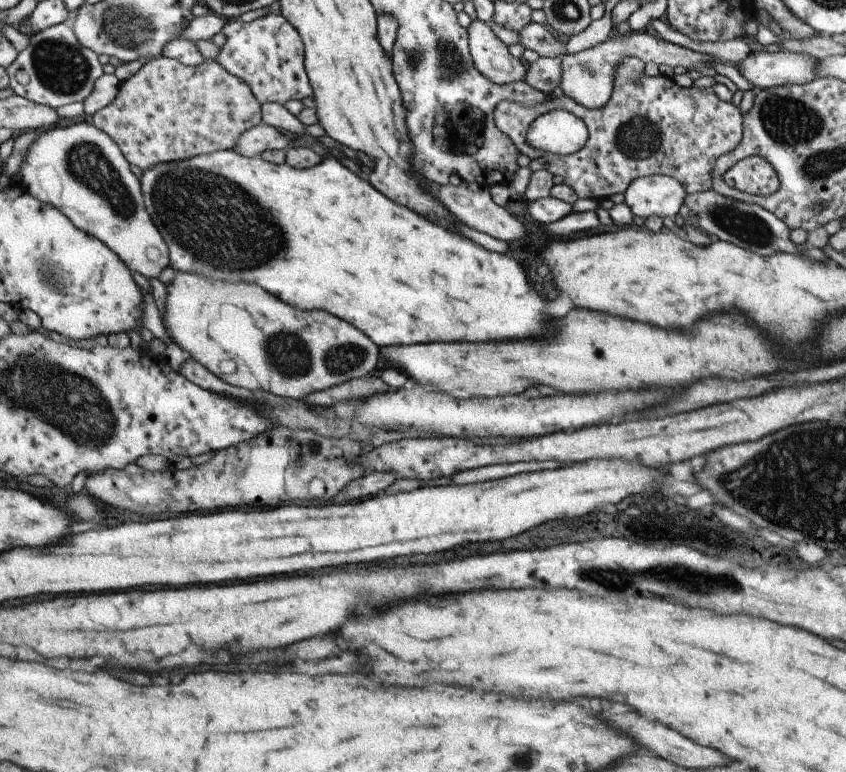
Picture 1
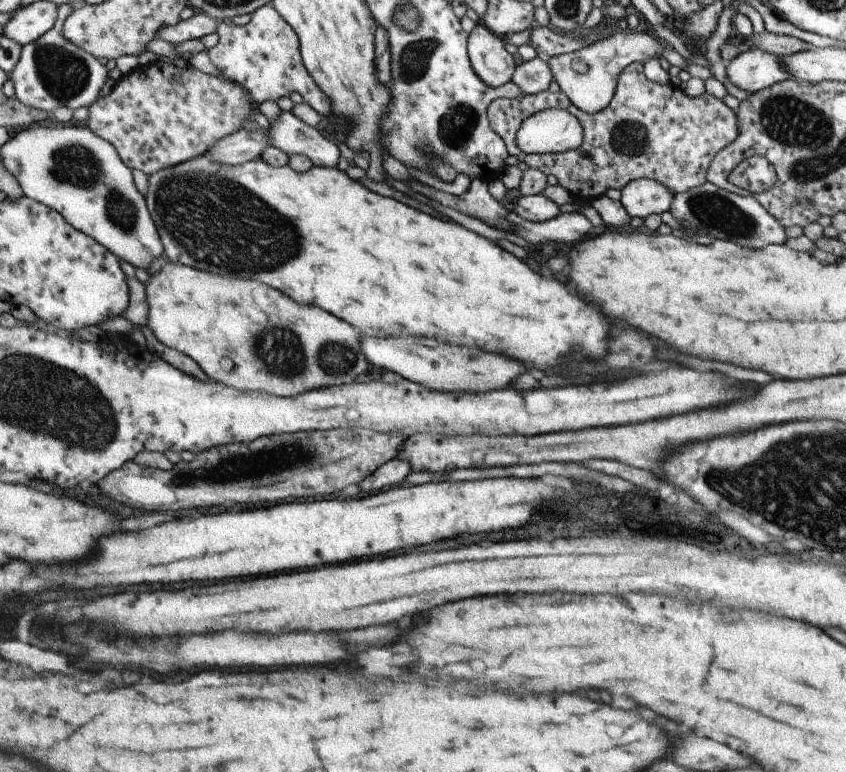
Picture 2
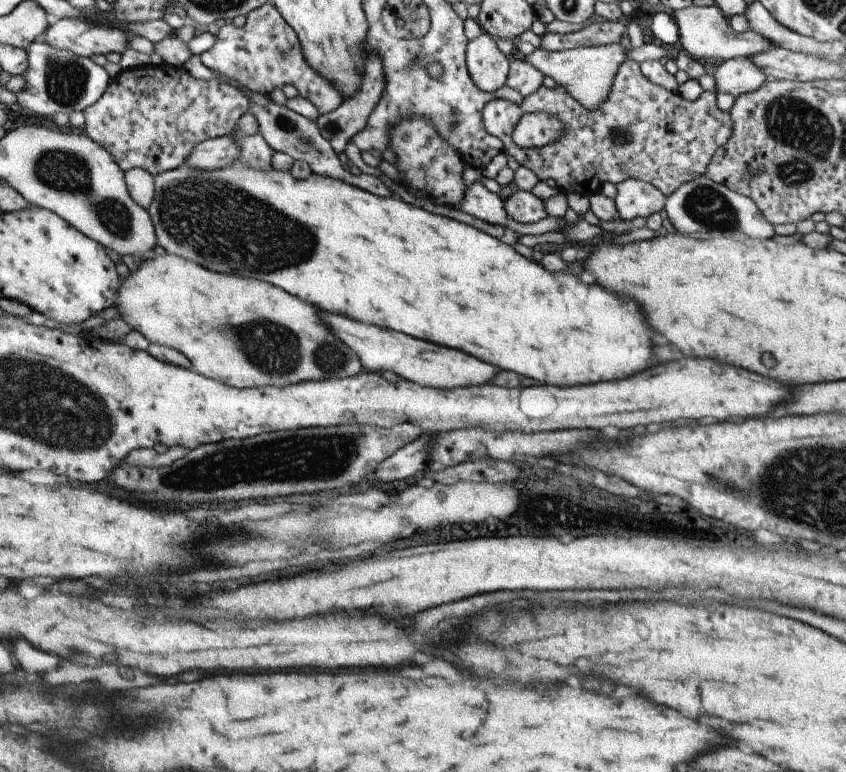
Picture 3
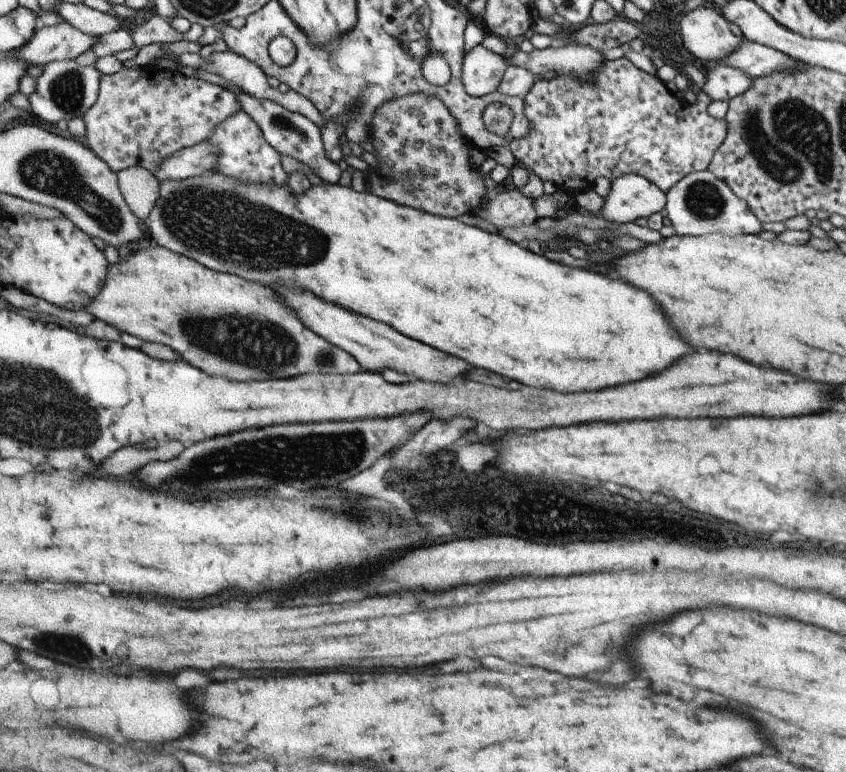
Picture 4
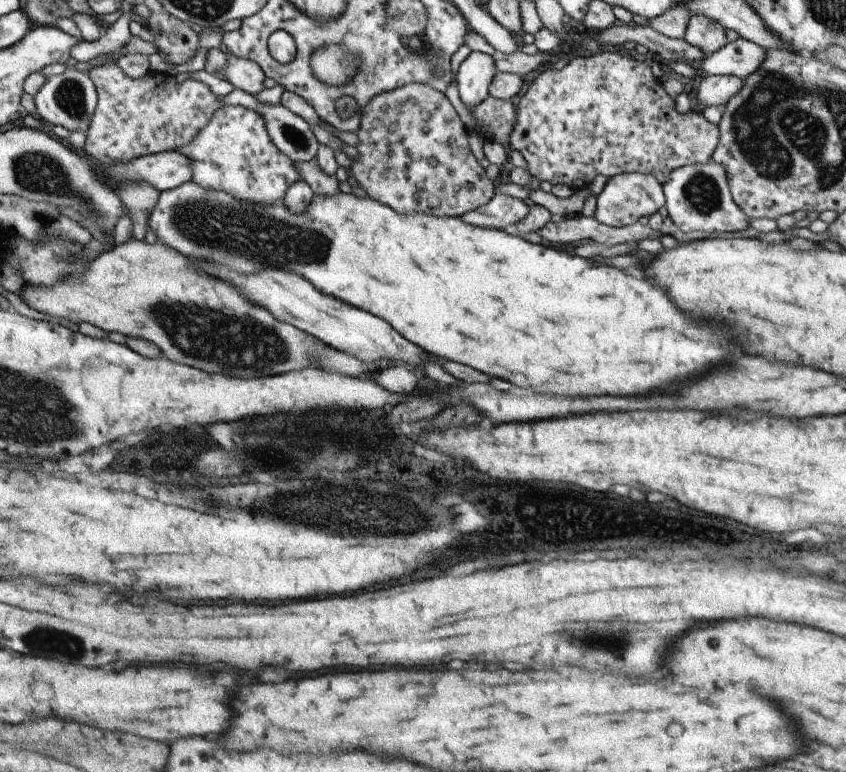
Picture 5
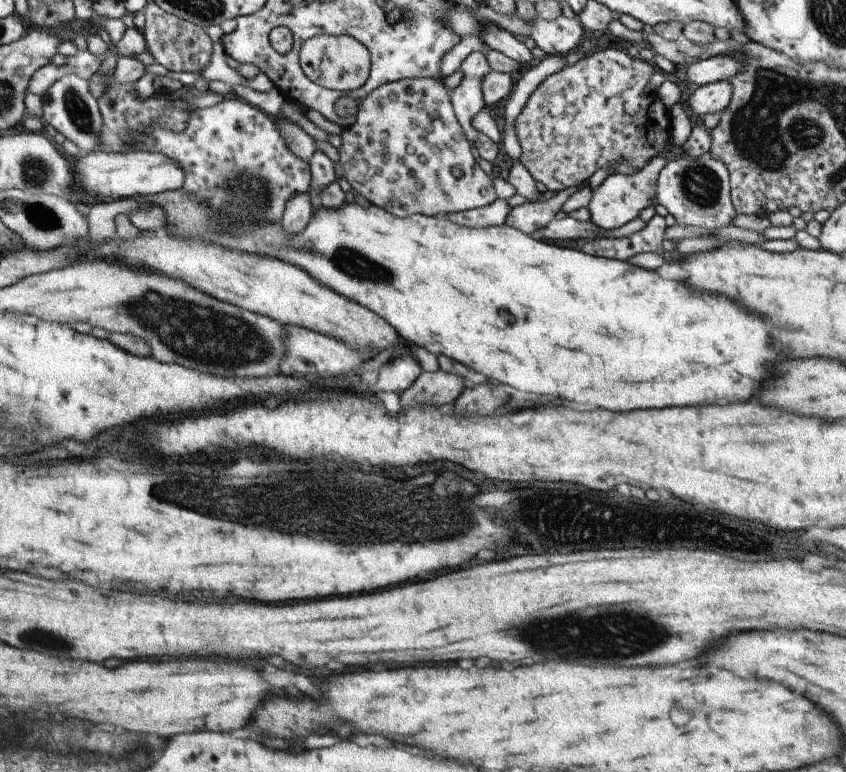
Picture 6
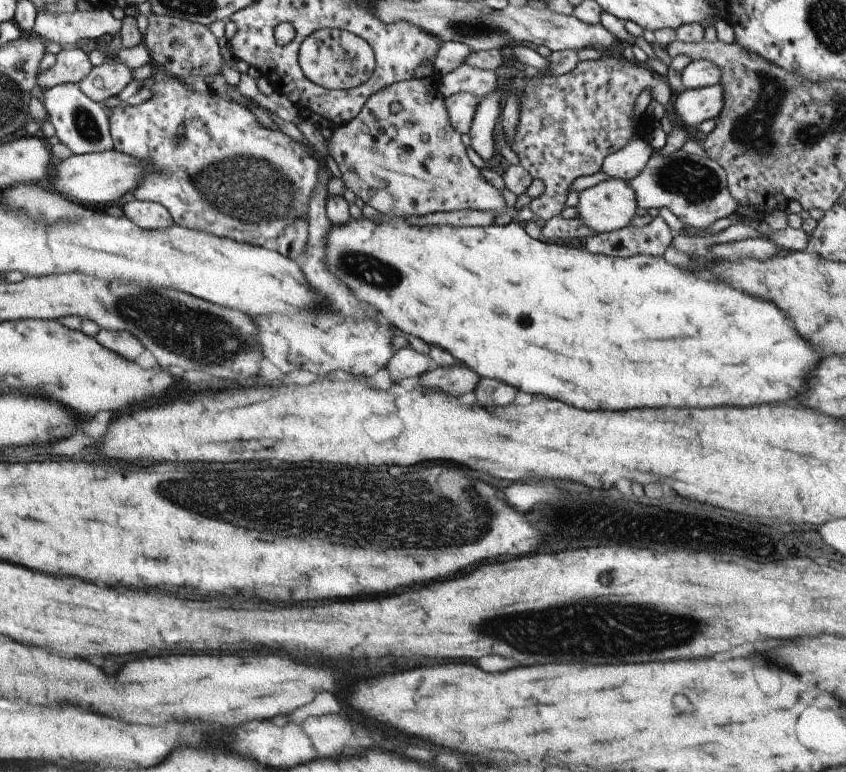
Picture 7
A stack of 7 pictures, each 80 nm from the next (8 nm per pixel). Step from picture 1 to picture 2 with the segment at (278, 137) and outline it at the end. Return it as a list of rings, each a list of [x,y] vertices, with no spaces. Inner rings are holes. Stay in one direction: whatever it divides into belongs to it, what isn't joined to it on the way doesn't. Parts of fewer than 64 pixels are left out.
[[[262,128],[239,129],[217,141],[203,155],[228,165],[238,165],[259,158],[261,151],[270,146],[268,134]]]

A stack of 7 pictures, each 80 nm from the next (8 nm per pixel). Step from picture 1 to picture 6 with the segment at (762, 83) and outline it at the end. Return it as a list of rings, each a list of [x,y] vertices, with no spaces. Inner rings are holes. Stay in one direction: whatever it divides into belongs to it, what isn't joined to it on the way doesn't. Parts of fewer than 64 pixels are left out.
[[[713,81],[698,86],[687,98],[684,108],[692,110],[695,116],[702,118],[707,113],[721,112],[729,102],[732,86],[729,81]]]

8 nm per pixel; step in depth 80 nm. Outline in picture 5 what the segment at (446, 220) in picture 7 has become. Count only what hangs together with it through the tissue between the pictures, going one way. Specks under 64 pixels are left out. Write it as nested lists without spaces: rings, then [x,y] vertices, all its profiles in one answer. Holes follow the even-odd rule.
[[[495,191],[484,205],[462,214],[459,218],[476,227],[510,230],[515,222],[527,216],[528,208],[521,199]]]

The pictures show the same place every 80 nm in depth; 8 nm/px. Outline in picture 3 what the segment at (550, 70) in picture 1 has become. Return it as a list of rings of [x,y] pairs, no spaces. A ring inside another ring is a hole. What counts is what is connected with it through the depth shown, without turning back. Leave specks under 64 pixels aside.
[[[513,60],[508,64],[505,85],[516,90],[522,98],[535,92],[541,85],[548,82],[544,75],[534,66],[522,60]]]

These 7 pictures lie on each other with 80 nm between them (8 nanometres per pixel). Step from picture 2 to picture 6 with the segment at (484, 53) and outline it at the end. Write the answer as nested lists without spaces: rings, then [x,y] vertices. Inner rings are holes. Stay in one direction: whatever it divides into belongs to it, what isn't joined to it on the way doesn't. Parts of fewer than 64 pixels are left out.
[[[472,51],[463,58],[458,71],[461,78],[457,88],[450,92],[450,103],[466,139],[473,143],[478,132],[471,127],[469,121],[485,106],[481,83],[490,68],[482,53]]]

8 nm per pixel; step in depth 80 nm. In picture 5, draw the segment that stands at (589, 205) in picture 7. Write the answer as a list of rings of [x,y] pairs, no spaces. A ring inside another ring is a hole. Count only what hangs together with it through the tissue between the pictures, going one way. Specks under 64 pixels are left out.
[[[621,173],[608,178],[601,192],[596,196],[593,218],[607,226],[625,226],[637,222],[641,216],[657,212],[665,204],[662,186],[649,174]]]

